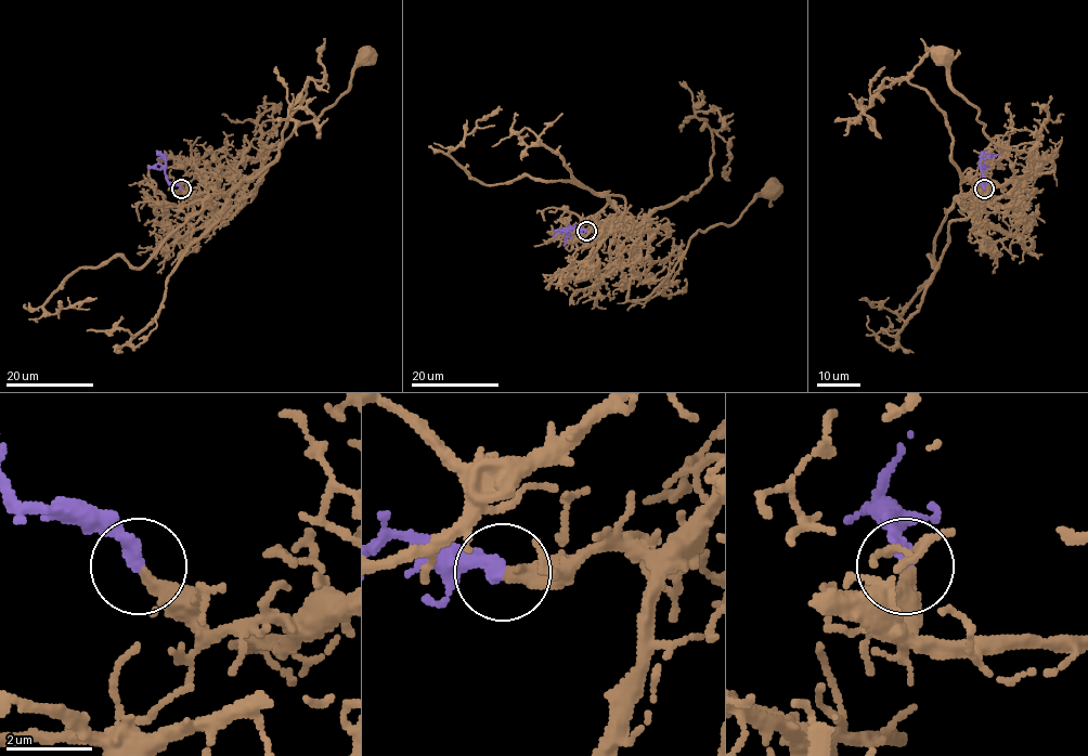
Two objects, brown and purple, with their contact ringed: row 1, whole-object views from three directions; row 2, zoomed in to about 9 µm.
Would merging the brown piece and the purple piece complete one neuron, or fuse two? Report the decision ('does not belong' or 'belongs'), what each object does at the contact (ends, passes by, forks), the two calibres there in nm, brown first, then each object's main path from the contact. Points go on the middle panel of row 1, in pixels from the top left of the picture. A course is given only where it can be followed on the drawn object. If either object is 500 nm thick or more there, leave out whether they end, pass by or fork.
belongs | brown passes by | purple ends | 240/320 nm | brown via (586, 231), (617, 213), (638, 227), (626, 299), (637, 300), (672, 272), (698, 231), (734, 223), (773, 186) | purple via (586, 231), (570, 226), (564, 246)

